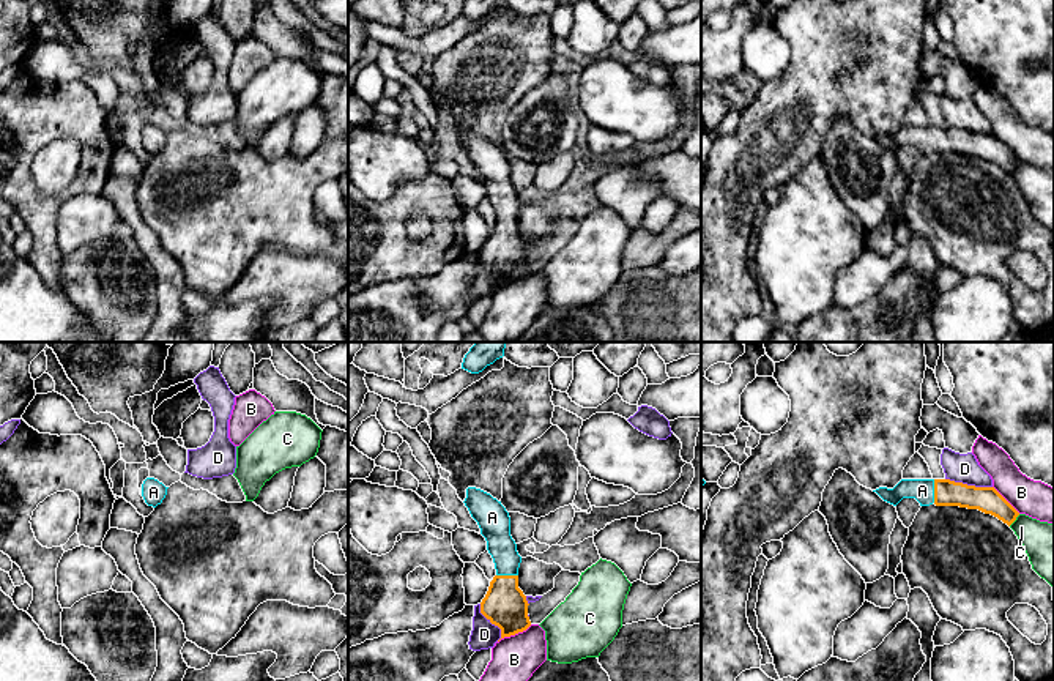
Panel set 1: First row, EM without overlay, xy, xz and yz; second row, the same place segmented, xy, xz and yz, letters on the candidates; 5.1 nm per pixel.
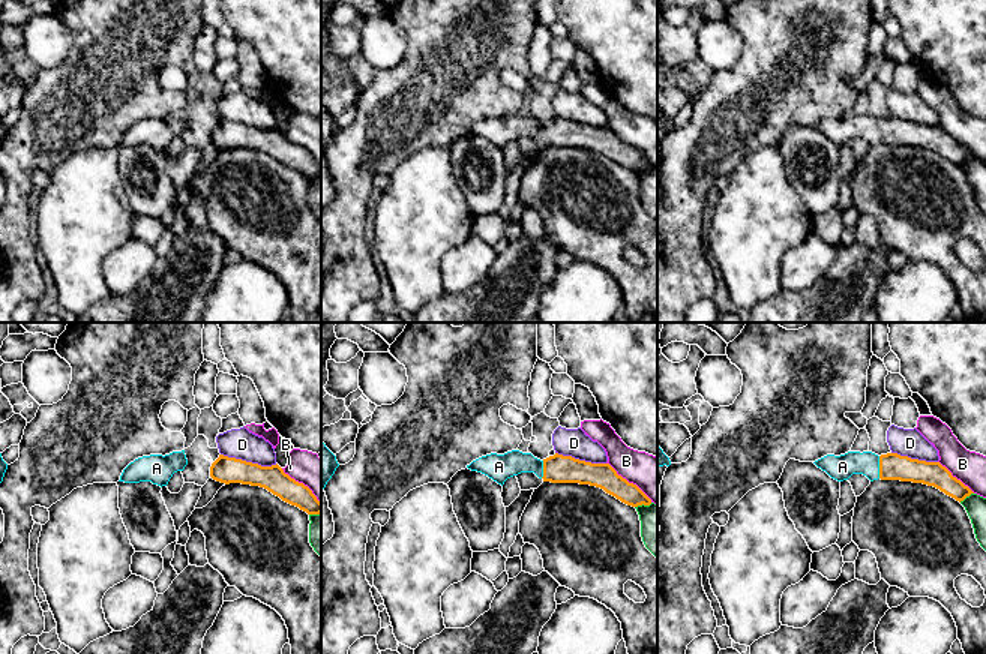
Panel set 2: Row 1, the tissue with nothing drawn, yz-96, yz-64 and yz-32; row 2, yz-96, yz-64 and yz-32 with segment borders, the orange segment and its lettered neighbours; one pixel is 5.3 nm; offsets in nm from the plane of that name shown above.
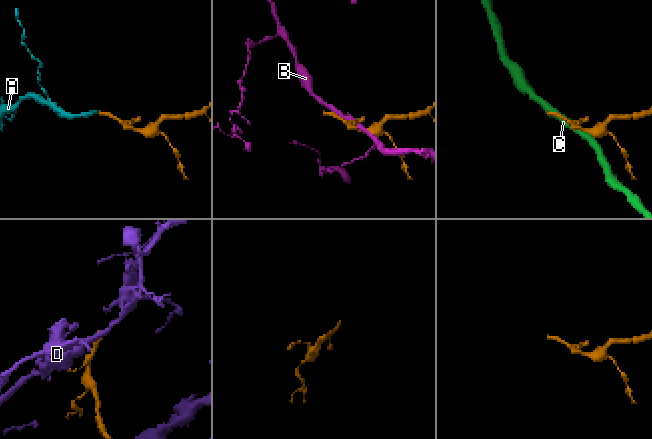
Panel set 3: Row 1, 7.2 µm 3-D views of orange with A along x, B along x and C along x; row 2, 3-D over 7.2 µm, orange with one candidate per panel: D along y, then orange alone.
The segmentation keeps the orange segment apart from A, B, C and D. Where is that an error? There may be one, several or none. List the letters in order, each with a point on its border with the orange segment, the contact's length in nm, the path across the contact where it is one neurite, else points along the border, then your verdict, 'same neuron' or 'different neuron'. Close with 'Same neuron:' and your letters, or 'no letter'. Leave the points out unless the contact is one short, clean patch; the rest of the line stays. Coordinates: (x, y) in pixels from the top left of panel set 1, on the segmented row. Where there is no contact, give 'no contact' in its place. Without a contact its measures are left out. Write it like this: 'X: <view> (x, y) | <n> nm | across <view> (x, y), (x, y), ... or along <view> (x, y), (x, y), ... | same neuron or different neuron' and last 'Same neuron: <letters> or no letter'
A: yz (935, 491) | 120 nm | same neuron
B: xz (514, 634) | 200 nm | different neuron
C: yz (1013, 520) | 90 nm | different neuron
D: yz (969, 486) | 240 nm | different neuron
Same neuron: A

